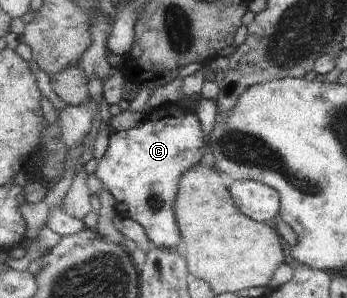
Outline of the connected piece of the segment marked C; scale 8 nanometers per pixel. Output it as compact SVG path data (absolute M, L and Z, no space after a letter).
M179 103L161 105L145 116L140 126L131 128L121 134L113 132L104 156L96 165L96 177L102 181L104 189L115 197L111 213L117 213L125 219L132 219L143 226L149 239L157 248L175 250L183 244L182 233L174 212L174 203L182 181L182 175L198 166L199 161L207 158L208 147L203 140L201 121L194 111L188 110Z

